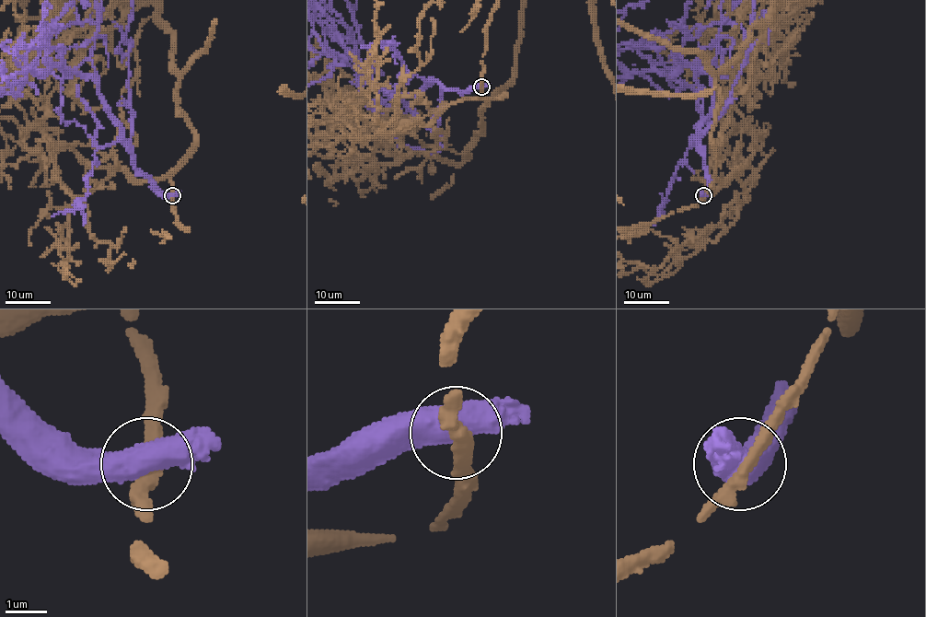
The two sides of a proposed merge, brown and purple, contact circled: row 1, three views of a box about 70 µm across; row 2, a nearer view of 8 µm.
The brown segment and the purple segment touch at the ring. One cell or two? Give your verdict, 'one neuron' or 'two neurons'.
two neurons

